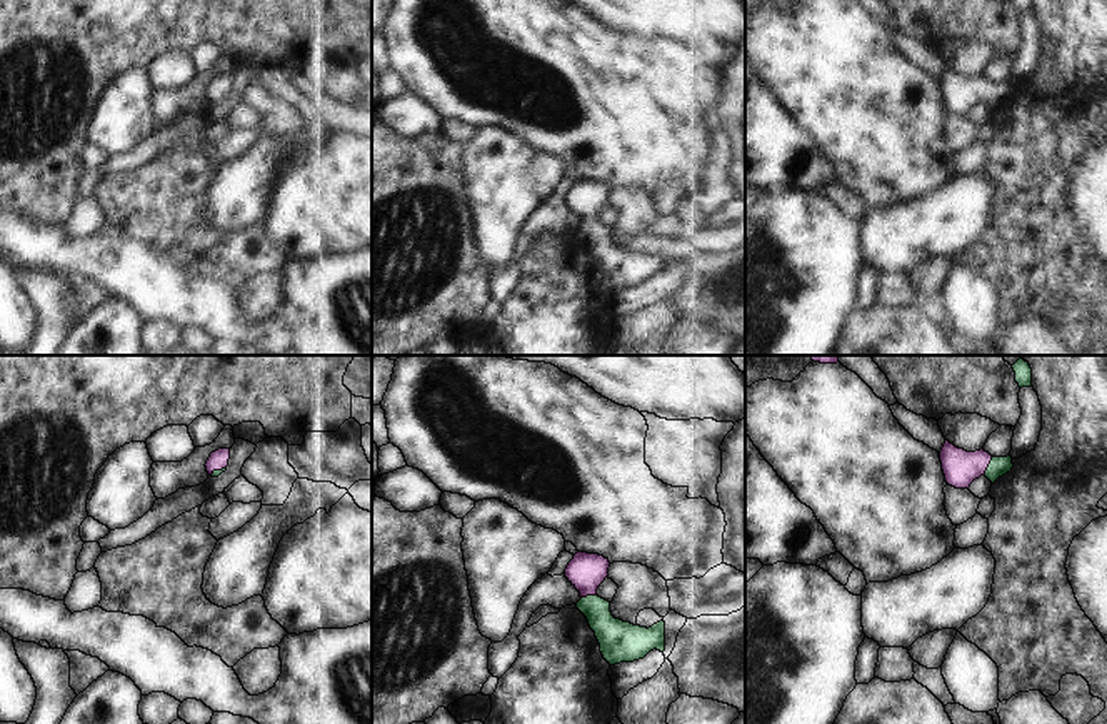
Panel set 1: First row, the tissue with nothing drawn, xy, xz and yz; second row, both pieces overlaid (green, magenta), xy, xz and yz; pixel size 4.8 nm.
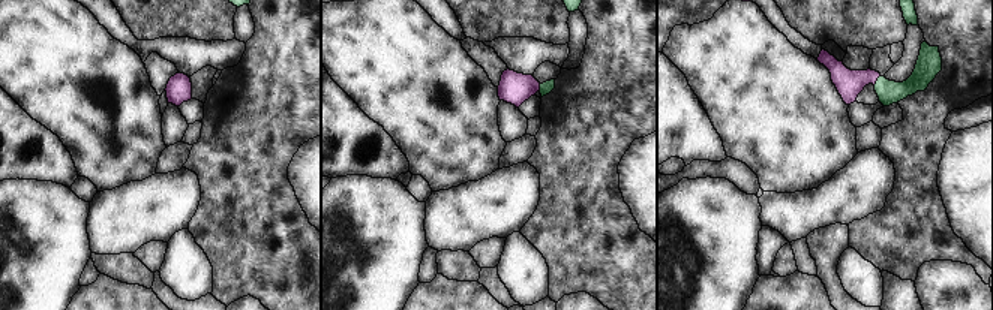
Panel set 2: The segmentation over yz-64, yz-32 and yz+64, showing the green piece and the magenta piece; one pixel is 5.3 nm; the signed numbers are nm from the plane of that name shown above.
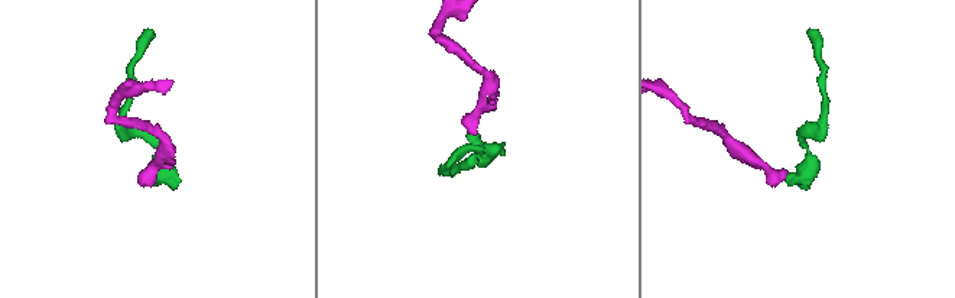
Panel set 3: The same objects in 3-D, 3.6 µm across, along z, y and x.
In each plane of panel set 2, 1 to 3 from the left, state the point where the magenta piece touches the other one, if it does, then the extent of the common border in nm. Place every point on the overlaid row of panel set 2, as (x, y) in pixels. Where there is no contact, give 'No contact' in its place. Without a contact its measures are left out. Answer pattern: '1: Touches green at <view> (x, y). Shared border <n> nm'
1: No contact
2: Touches green at yz-32 (540, 87). Shared border 30 nm
3: Touches green at yz+64 (878, 80). Shared border 70 nm.

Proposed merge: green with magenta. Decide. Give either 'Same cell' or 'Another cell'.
Same cell.

